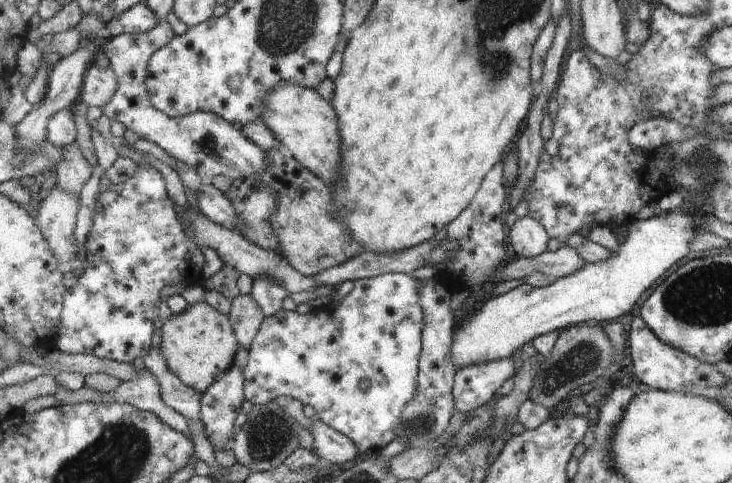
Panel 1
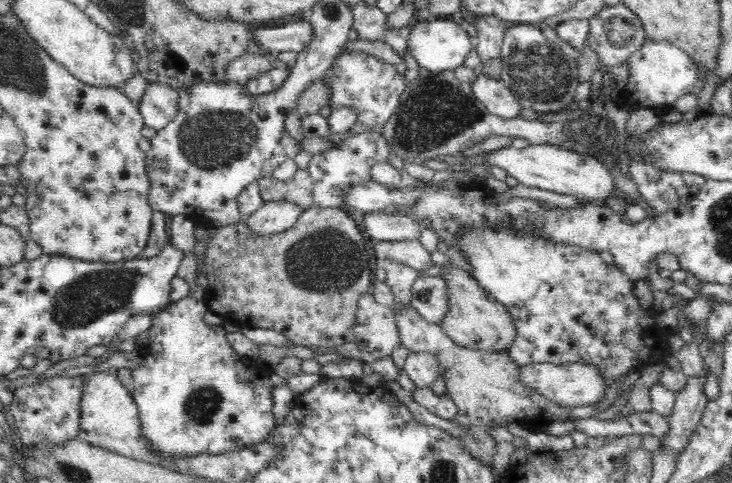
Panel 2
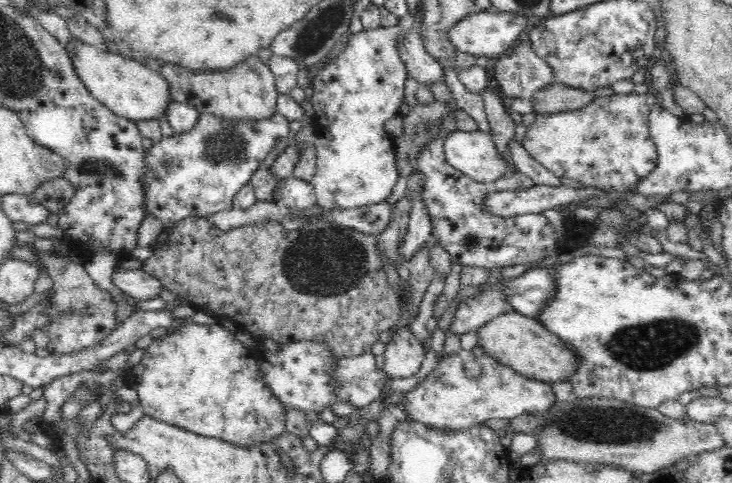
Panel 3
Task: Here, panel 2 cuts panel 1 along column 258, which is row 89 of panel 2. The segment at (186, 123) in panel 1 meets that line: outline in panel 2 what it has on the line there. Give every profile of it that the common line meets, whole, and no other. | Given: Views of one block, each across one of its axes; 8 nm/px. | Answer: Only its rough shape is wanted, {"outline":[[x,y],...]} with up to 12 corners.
{"outline":[[149,82],[137,104],[144,126],[162,130],[178,114],[179,94]]}

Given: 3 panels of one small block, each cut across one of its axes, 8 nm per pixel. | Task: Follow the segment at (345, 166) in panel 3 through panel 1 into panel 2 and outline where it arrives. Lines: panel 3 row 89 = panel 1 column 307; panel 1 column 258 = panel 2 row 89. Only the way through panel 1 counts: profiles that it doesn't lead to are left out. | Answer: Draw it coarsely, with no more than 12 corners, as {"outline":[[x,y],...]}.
{"outline":[[365,52],[338,53],[324,75],[330,106],[383,127],[406,81]]}

